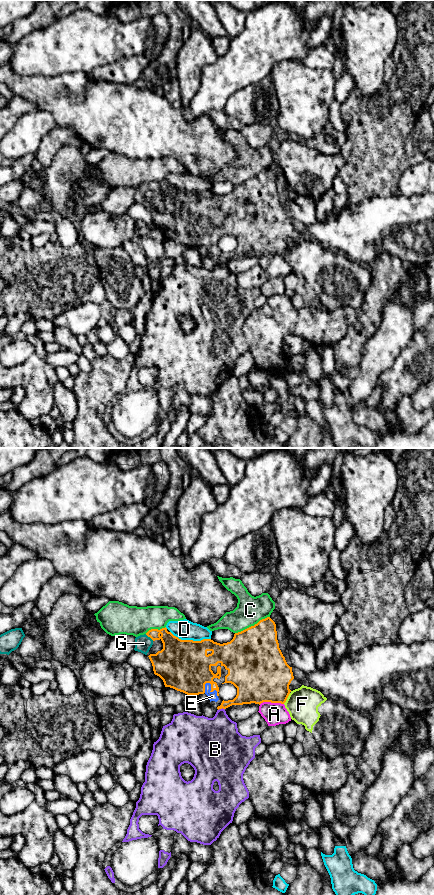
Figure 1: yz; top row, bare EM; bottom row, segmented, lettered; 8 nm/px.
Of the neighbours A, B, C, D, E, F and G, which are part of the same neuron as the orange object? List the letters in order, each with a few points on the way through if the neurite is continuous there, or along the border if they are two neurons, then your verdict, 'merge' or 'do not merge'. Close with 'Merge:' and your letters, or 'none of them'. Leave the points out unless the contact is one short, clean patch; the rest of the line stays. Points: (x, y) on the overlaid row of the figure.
A: do not merge
B: border along yz (224, 708), (218, 710); do not merge
C: do not merge
D: do not merge
E: merge
F: do not merge
G: merge
Merge: E, G

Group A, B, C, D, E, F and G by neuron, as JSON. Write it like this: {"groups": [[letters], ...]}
{"groups": [["A"], ["B"], ["C"], ["D"], ["E", "G"], ["F"]]}

